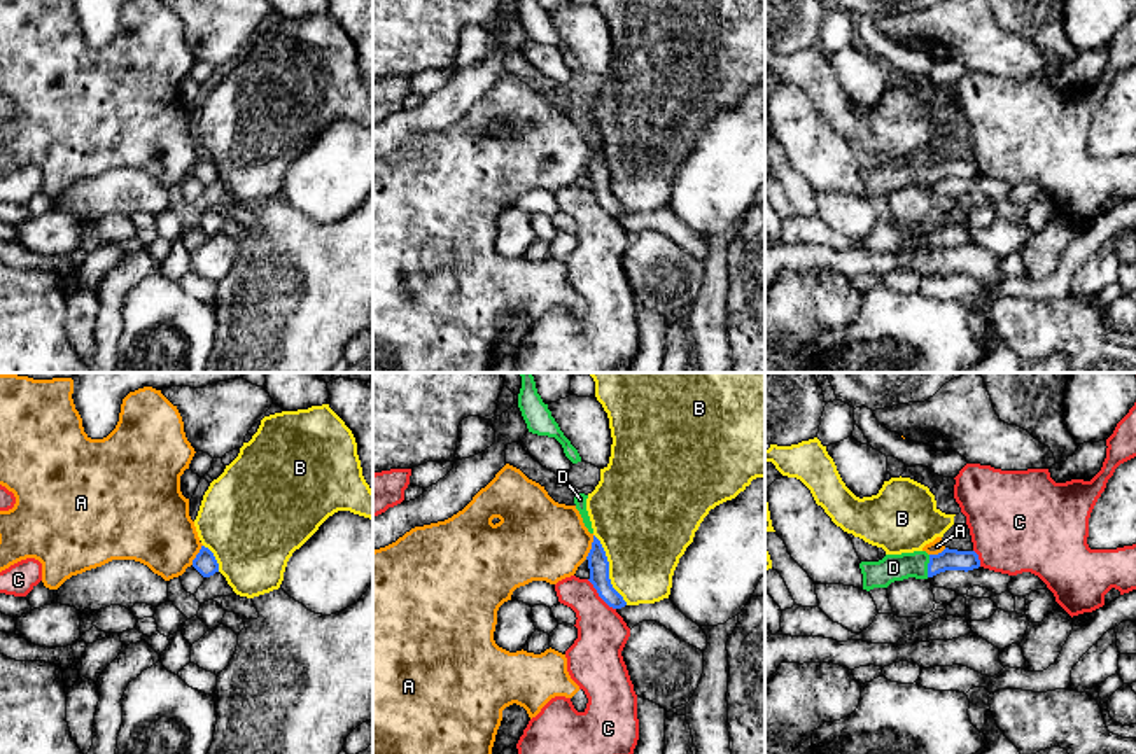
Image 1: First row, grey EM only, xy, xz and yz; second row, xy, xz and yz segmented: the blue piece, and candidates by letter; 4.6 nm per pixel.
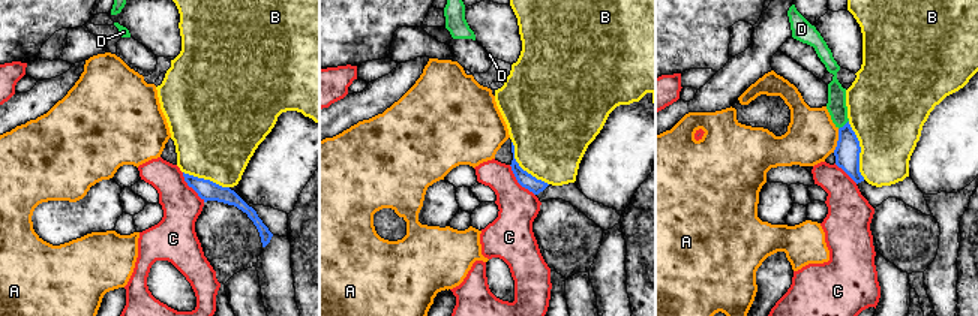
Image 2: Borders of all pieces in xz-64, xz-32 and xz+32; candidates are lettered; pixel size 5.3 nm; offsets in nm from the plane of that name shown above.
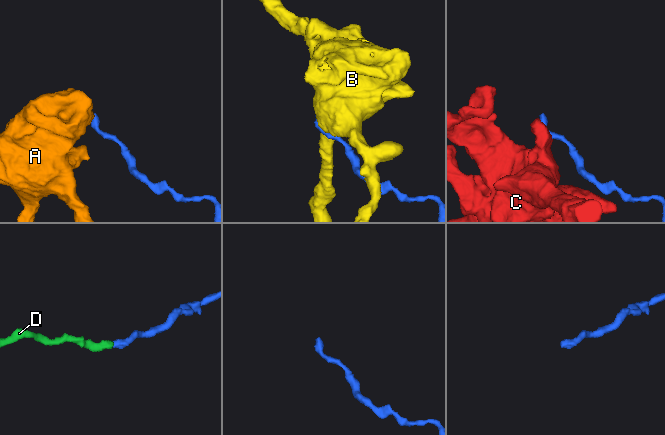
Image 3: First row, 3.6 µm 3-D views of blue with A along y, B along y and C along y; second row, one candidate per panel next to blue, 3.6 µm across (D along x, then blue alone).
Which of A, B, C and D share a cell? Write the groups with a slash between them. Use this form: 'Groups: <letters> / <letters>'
Groups: A / B / C / D

